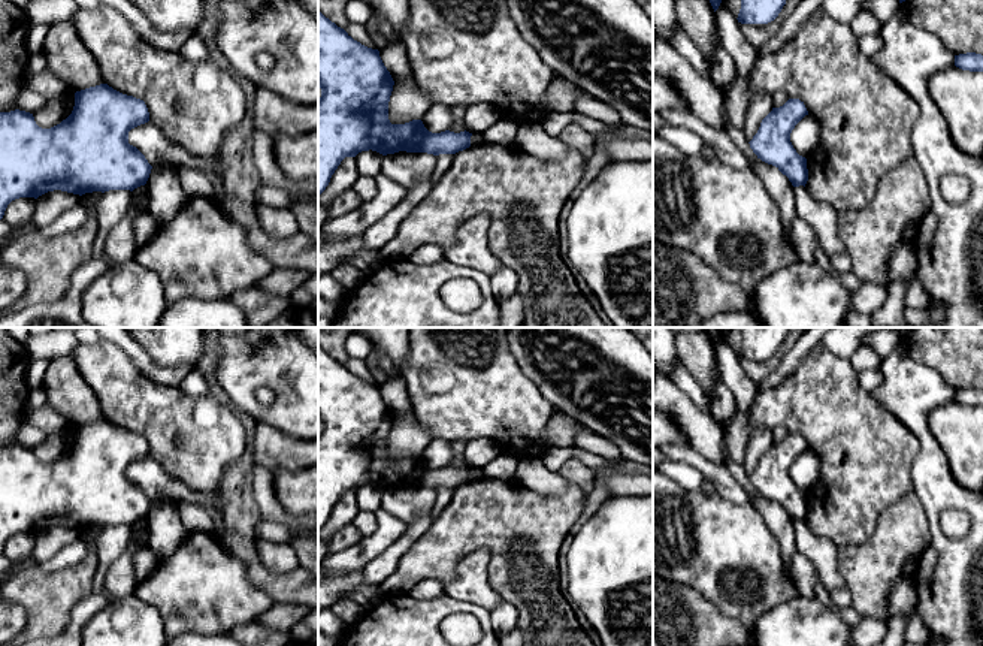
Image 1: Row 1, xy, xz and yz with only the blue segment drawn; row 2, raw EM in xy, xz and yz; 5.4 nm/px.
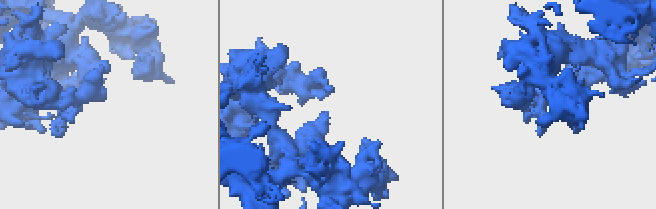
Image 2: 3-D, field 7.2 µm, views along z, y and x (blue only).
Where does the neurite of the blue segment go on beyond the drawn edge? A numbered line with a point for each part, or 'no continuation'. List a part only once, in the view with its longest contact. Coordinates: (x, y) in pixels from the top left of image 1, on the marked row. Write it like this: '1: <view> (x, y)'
no continuation

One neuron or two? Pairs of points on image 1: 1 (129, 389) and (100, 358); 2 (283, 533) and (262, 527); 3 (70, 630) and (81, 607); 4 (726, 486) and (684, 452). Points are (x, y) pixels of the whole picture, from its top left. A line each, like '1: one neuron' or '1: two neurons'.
1: one neuron
2: one neuron
3: one neuron
4: one neuron

